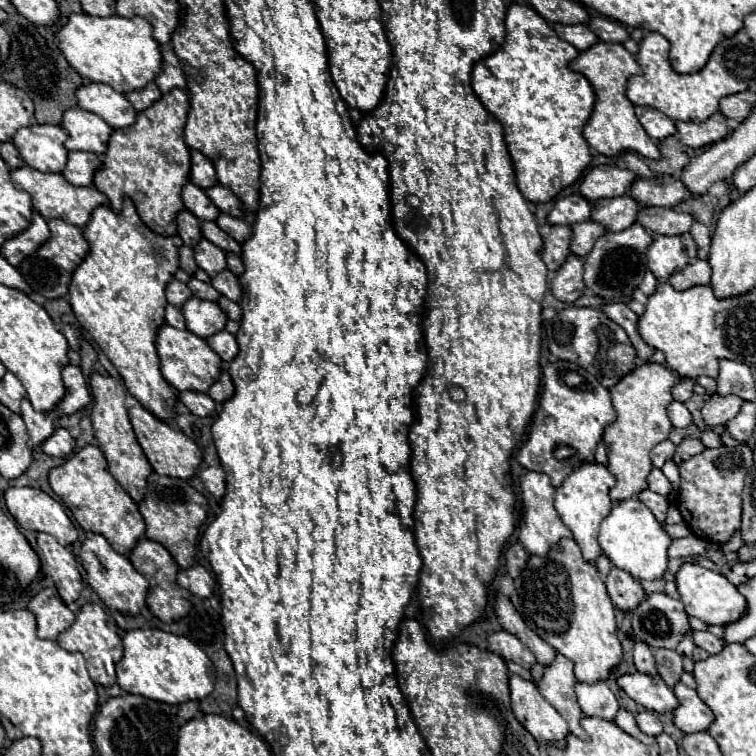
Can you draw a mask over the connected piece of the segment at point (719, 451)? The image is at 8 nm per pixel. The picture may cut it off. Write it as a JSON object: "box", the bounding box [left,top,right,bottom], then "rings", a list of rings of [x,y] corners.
{"box":[677,444,753,544],"rings":[[[737,444],[733,448],[729,448],[729,446],[705,448],[701,454],[693,456],[689,460],[683,460],[679,464],[681,486],[679,486],[679,496],[677,496],[677,508],[679,508],[685,524],[697,538],[703,538],[713,544],[723,544],[741,528],[741,492],[743,492],[745,474],[751,466],[753,466],[753,450],[747,444]]]}

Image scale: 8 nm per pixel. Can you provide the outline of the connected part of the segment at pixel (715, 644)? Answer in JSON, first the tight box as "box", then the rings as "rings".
{"box":[693,632,723,654],"rings":[[[693,632],[693,640],[699,648],[703,648],[709,654],[719,654],[723,650],[723,642],[719,638],[715,638],[711,632]]]}

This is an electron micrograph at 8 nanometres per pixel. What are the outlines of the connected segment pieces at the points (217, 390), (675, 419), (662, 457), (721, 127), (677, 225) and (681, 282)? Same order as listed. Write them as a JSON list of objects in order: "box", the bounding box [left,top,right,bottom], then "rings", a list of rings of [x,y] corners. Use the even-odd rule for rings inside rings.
[{"box":[209,372,235,402],"rings":[[[221,372],[221,378],[209,388],[209,396],[215,402],[225,402],[235,394],[235,386],[231,382],[231,376],[227,372]]]},{"box":[667,400,693,428],"rings":[[[673,400],[673,402],[669,404],[667,414],[669,414],[669,420],[671,420],[671,424],[673,424],[675,428],[687,428],[687,426],[693,422],[689,410],[683,406],[683,402],[677,402],[677,400]]]},{"box":[651,440,675,468],"rings":[[[671,440],[659,442],[659,444],[651,450],[651,462],[653,462],[653,466],[661,468],[661,466],[665,464],[665,460],[673,458],[673,454],[675,454],[675,444],[673,444]]]},{"box":[677,112,727,148],"rings":[[[715,112],[705,122],[677,122],[679,140],[691,148],[705,148],[707,144],[723,140],[727,134],[727,118],[721,112]]]},{"box":[637,208,693,236],"rings":[[[641,208],[637,212],[637,224],[655,234],[677,236],[689,232],[693,218],[689,214],[681,214],[671,208]]]},{"box":[669,260,711,290],"rings":[[[695,260],[693,264],[689,264],[669,276],[669,284],[675,290],[687,290],[687,288],[693,288],[699,284],[709,284],[709,280],[711,280],[711,266],[705,260]]]}]

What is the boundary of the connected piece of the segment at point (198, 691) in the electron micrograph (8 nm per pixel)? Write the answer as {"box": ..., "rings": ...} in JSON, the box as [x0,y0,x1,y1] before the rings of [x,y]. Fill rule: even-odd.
{"box":[117,630,213,704],"rings":[[[129,630],[123,638],[123,648],[123,658],[117,664],[117,684],[127,694],[137,694],[165,704],[183,704],[189,700],[201,700],[213,690],[213,662],[185,636],[163,630]]]}

